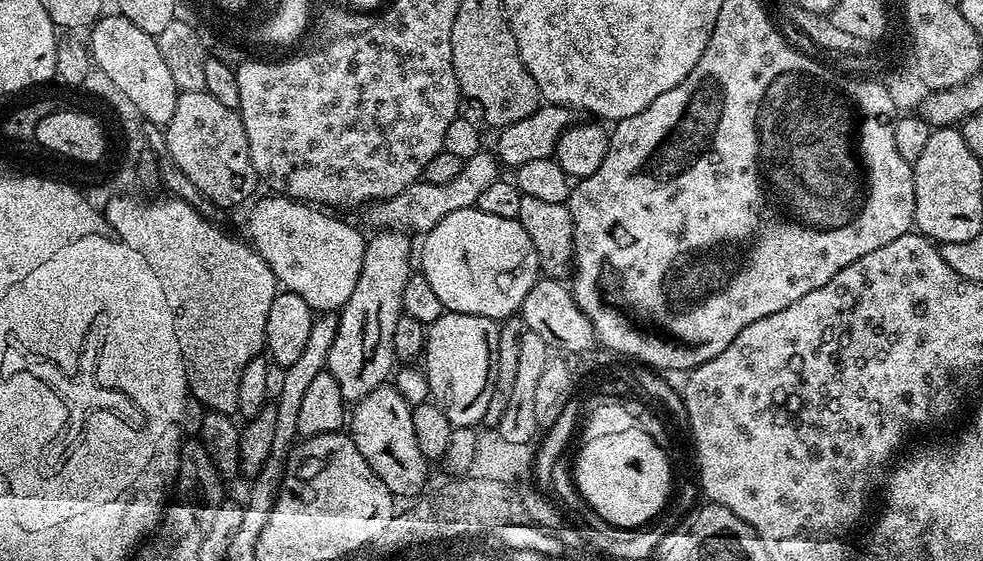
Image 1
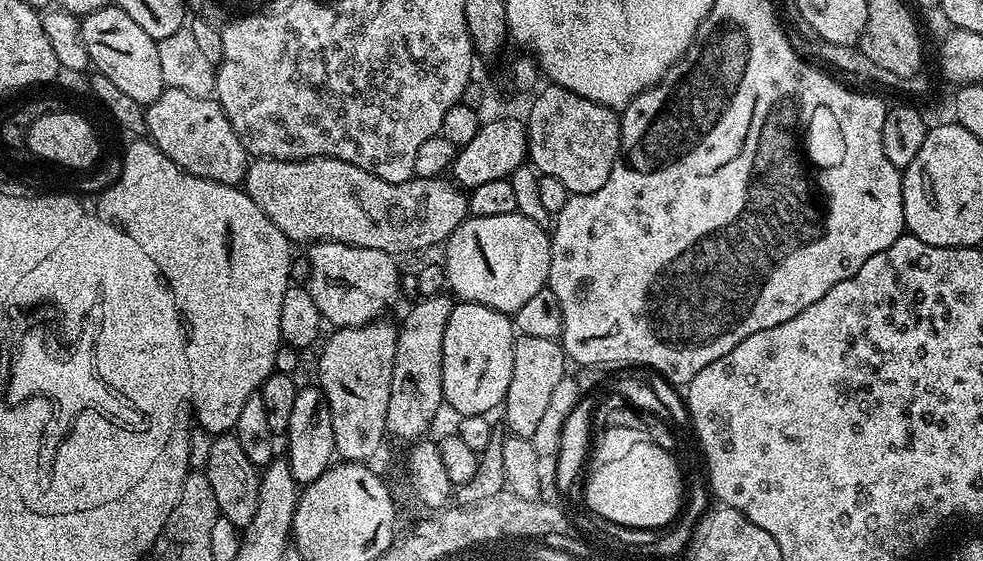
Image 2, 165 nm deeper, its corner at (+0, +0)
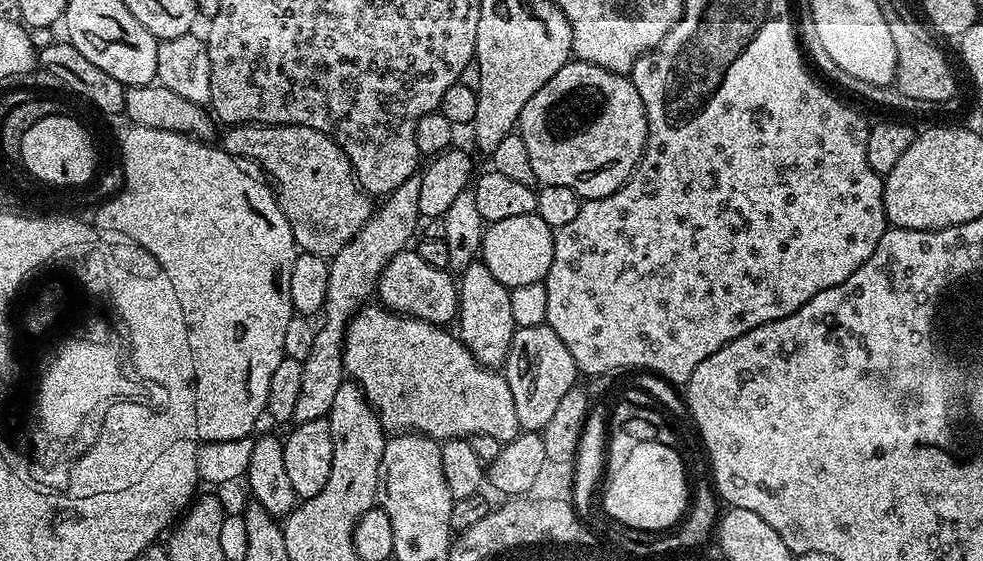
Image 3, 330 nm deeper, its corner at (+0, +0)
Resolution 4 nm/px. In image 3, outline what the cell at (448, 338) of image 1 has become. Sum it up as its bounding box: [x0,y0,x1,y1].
[458,262,517,370]

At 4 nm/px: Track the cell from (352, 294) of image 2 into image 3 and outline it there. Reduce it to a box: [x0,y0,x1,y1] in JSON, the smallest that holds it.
[378,250,460,326]

